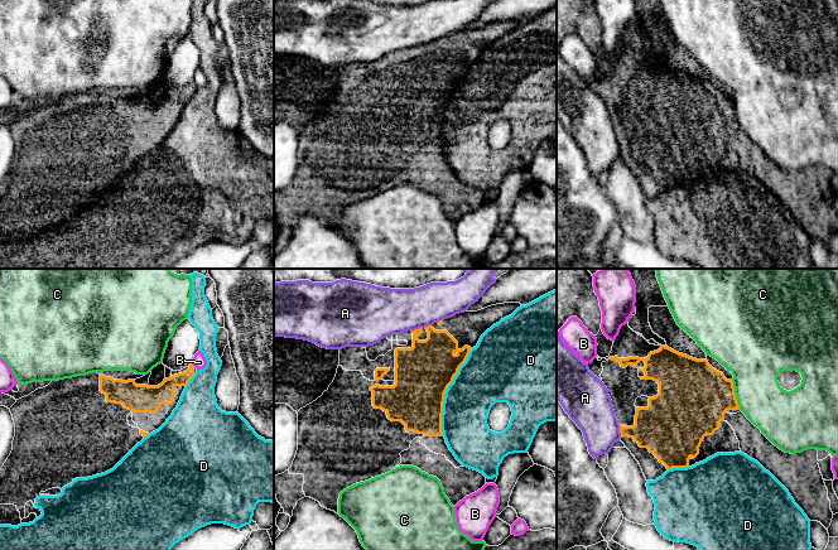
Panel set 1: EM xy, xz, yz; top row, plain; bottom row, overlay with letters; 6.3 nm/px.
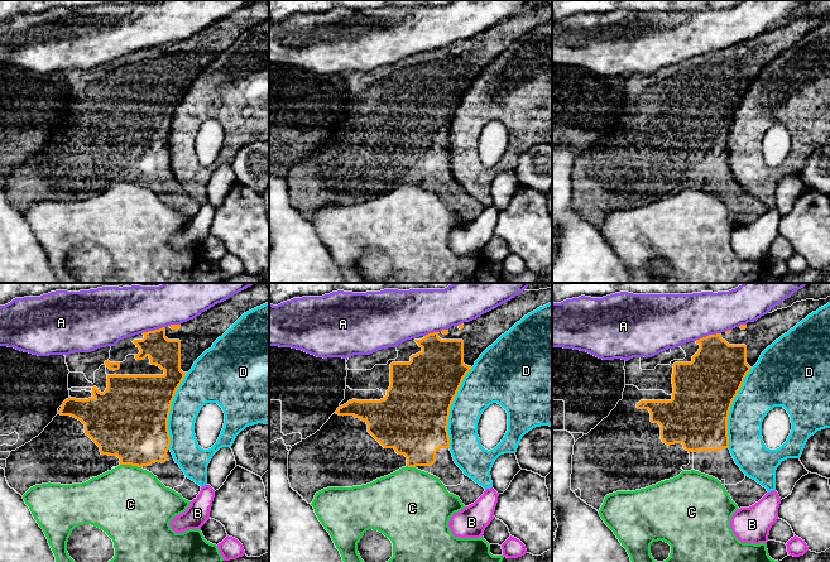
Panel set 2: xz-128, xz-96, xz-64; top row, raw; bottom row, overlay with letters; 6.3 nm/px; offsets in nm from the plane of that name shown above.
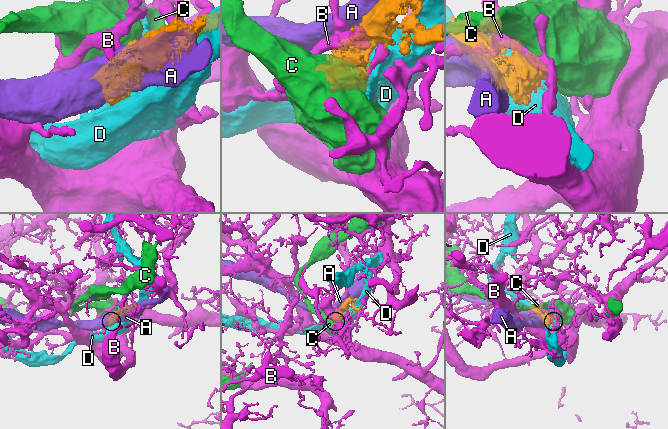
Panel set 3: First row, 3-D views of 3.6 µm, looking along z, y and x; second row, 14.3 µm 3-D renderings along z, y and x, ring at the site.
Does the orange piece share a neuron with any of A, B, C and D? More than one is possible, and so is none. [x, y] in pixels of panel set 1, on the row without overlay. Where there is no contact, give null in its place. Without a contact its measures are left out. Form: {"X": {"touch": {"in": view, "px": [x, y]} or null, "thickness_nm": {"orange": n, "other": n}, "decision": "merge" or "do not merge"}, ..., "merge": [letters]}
{"A": {"touch": {"in": "yz", "px": [620, 149]}, "thickness_nm": {"orange": 300, "other": 280}, "decision": "do not merge"}, "B": {"touch": null, "decision": "do not merge"}, "C": {"touch": {"in": "yz", "px": [735, 112]}, "thickness_nm": {"orange": 420, "other": 320}, "decision": "do not merge"}, "D": {"touch": {"in": "xz", "px": [446, 107]}, "thickness_nm": {"orange": 360, "other": 320}, "decision": "do not merge"}, "merge": []}

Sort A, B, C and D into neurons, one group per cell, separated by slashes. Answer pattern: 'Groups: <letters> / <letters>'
Groups: A / B / C / D

